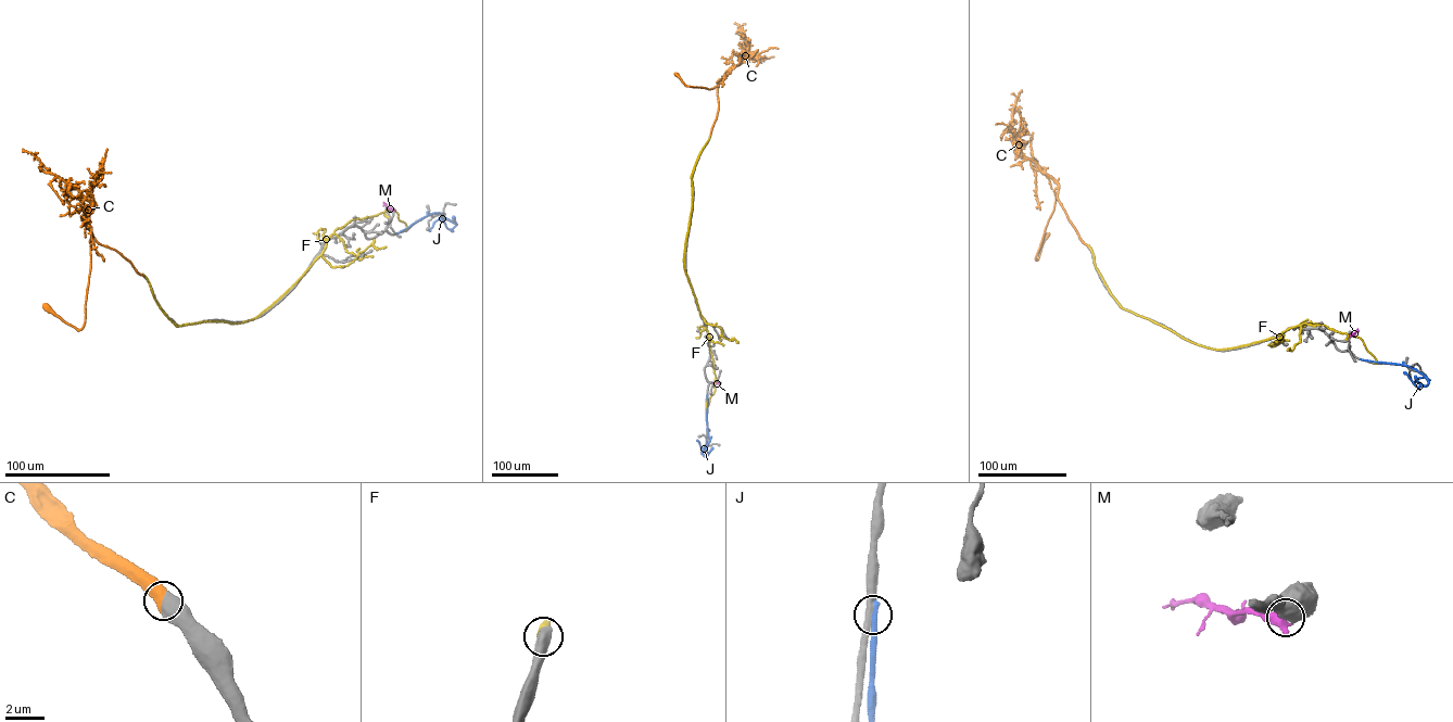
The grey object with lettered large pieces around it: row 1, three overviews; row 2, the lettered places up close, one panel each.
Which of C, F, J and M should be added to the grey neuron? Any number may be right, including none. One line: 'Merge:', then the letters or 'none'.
Merge: C

